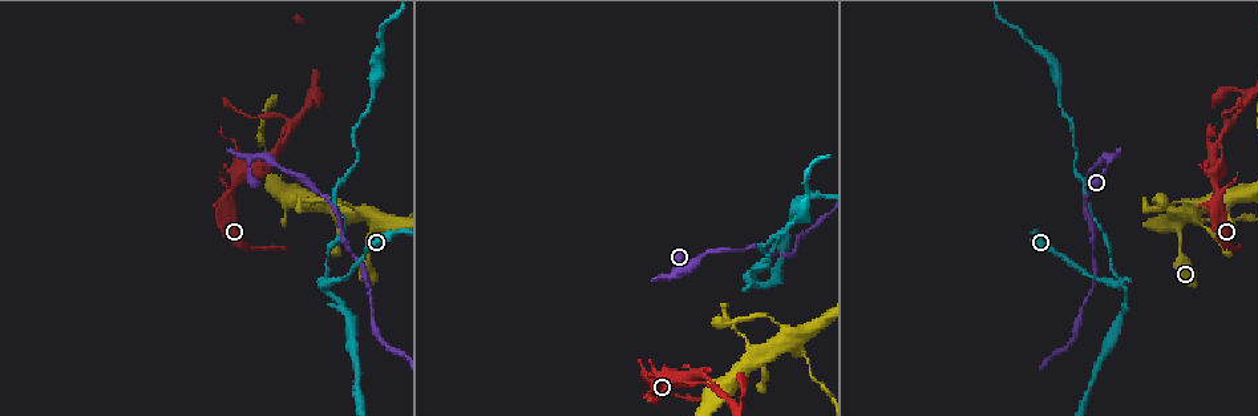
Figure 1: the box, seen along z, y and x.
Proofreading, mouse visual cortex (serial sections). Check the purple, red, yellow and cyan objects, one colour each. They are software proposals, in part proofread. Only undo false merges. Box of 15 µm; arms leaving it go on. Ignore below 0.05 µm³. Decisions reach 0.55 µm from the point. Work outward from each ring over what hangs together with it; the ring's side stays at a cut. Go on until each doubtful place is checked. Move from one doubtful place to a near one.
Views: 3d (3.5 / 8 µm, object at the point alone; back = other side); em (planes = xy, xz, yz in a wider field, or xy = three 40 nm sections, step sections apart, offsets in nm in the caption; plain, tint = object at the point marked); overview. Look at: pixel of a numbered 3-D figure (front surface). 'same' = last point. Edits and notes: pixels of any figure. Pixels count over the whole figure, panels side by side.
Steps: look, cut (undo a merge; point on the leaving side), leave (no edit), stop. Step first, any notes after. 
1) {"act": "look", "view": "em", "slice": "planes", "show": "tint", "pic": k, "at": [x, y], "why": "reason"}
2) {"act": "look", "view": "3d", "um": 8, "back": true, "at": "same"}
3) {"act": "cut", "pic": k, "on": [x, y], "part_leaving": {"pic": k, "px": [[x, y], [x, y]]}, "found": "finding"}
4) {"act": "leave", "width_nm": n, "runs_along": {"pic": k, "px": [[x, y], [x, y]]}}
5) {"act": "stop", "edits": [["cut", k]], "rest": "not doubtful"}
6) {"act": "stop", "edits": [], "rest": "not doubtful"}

{"act": "look", "view": "3d", "um": 3.5, "pic": 1, "at": [1226, 124], "why": "three-way junction"}

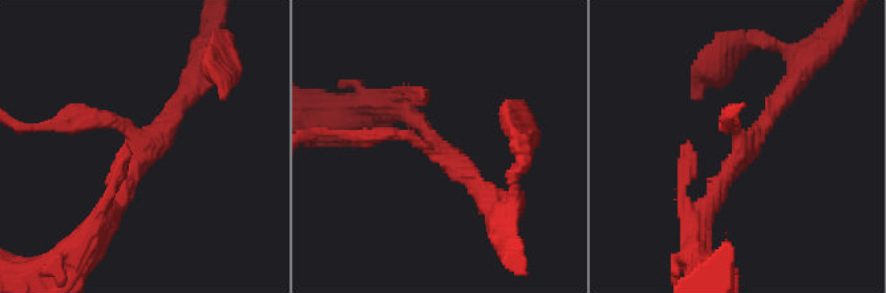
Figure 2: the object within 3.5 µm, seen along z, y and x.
{"act": "look", "view": "em", "slice": "xy", "step": 3, "show": "tint", "pic": 2, "at": [437, 147], "arms": 3, "arm_widths_nm": [150, 200, 200], "why": "need the tissue"}

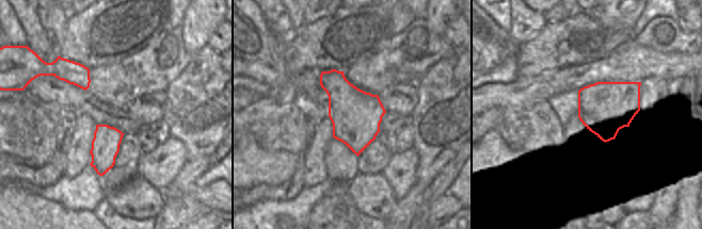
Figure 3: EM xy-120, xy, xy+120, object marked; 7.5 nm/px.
{"act": "leave", "found": "one cell here"}

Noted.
{"act": "look", "view": "3d", "um": 3.5, "pic": 1, "at": [1108, 155], "why": "abrupt turn"}

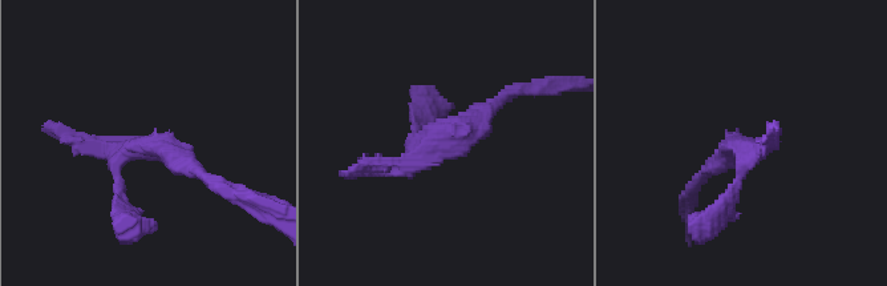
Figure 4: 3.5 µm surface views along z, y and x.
{"act": "look", "view": "em", "slice": "xy", "step": 1, "show": "tint", "pic": 4, "at": [431, 139]}

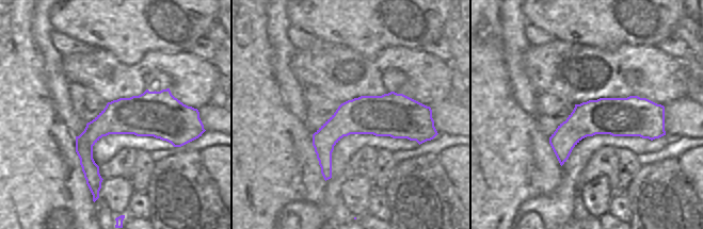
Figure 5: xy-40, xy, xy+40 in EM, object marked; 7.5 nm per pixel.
{"act": "leave", "runs_along": {"pic": 4, "px": [[426, 111], [430, 141], [499, 100]]}, "found": "continuous, no second cell"}

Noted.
{"act": "look", "view": "3d", "um": 3.5, "pic": 1, "at": [752, 277], "why": "three arms meet"}

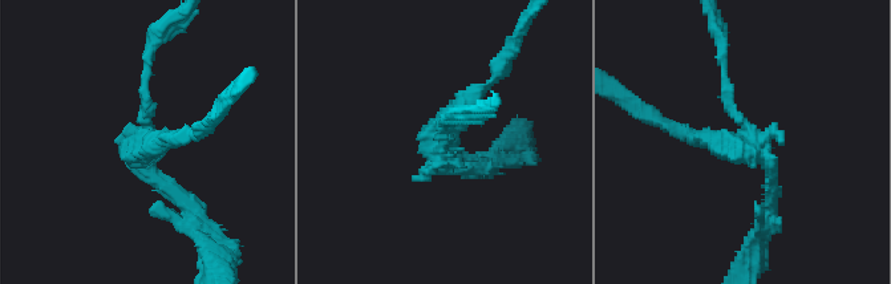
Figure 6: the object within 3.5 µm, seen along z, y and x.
{"act": "look", "view": "em", "slice": "xy", "step": 2, "show": "plain", "pic": 6, "at": [144, 141], "why": "need the tissue"}

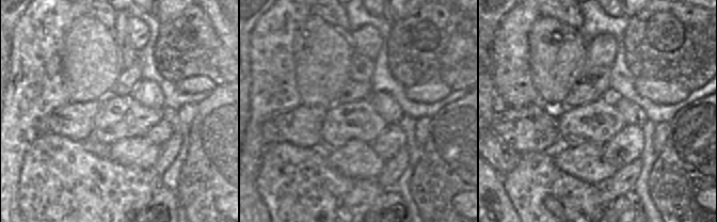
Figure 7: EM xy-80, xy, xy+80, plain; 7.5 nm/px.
{"act": "look", "view": "em", "slice": "xy", "step": 2, "show": "tint", "at": "same", "why": "where the object lies"}

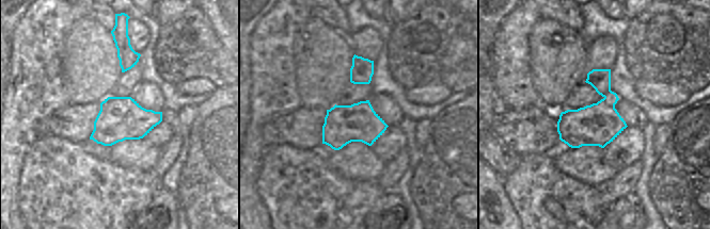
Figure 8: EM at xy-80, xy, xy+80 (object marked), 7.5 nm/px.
{"act": "cut", "pic": 6, "on": [727, 86], "border": {"pic": 8, "px": [[611, 91], [604, 97]]}, "found": "a second cell is stuck on"}

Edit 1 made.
{"act": "stop", "edits": [["cut", 6]], "rest": "not doubtful"}

